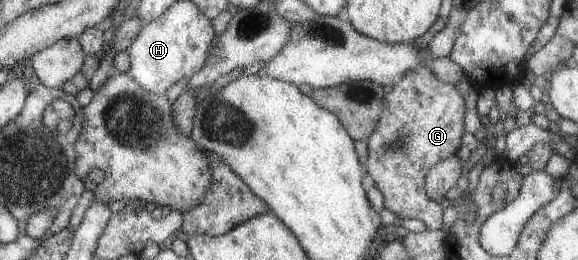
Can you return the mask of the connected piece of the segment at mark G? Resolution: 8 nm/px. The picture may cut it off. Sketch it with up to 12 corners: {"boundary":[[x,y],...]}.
{"boundary":[[427,64],[386,88],[364,170],[384,208],[441,229],[423,183],[465,98]]}

